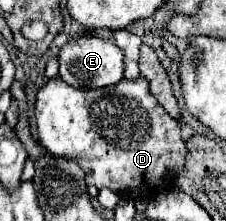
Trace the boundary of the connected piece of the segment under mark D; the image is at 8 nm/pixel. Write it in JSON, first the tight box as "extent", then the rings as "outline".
{"extent":[35,76,187,196],"outline":[[[59,76],[47,80],[39,92],[35,102],[35,120],[39,130],[39,144],[47,148],[51,154],[59,154],[75,160],[83,170],[87,184],[103,186],[115,192],[127,192],[129,196],[147,196],[147,190],[169,186],[179,166],[183,166],[183,158],[187,154],[185,142],[179,134],[179,122],[173,120],[159,102],[149,94],[147,82],[143,78],[135,82],[121,80],[117,86],[99,88],[99,90],[77,90],[65,84]]]}

